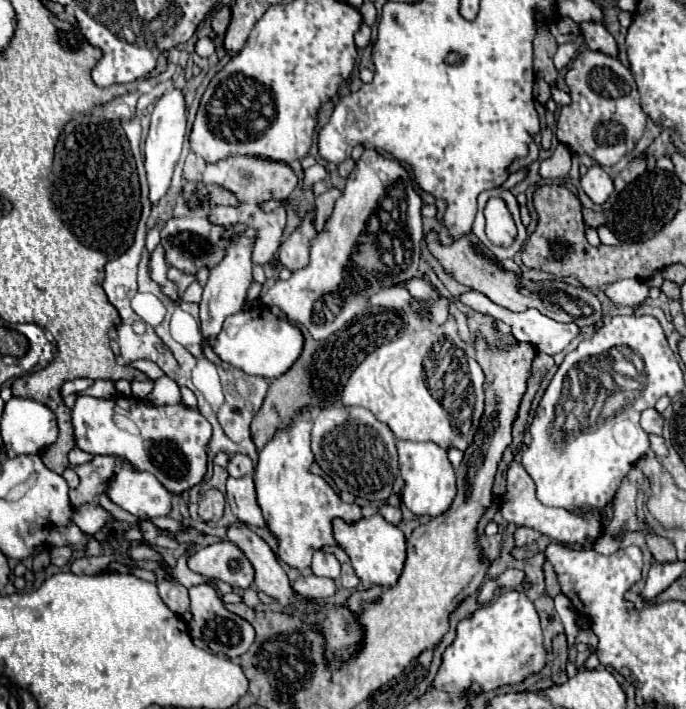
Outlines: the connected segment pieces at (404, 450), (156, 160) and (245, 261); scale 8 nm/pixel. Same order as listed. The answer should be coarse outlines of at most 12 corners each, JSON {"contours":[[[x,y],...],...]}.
{"contours":[[[396,441],[402,503],[446,513],[456,475],[438,445]],[[182,91],[164,93],[146,137],[148,201],[170,189],[186,135]],[[254,239],[228,245],[200,301],[202,347],[242,311]]]}

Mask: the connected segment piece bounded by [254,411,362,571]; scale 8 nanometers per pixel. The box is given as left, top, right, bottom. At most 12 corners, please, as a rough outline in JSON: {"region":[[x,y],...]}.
{"region":[[310,411],[278,431],[254,471],[280,561],[298,571],[362,517],[310,471]]}

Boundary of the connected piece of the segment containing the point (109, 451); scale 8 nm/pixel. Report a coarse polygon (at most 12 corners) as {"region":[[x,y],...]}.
{"region":[[78,395],[76,447],[182,493],[210,423],[182,403]]}

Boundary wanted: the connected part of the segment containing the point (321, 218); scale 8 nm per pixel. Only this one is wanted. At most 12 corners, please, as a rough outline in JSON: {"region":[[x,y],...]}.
{"region":[[332,187],[316,197],[316,231],[324,231],[342,191]]}

